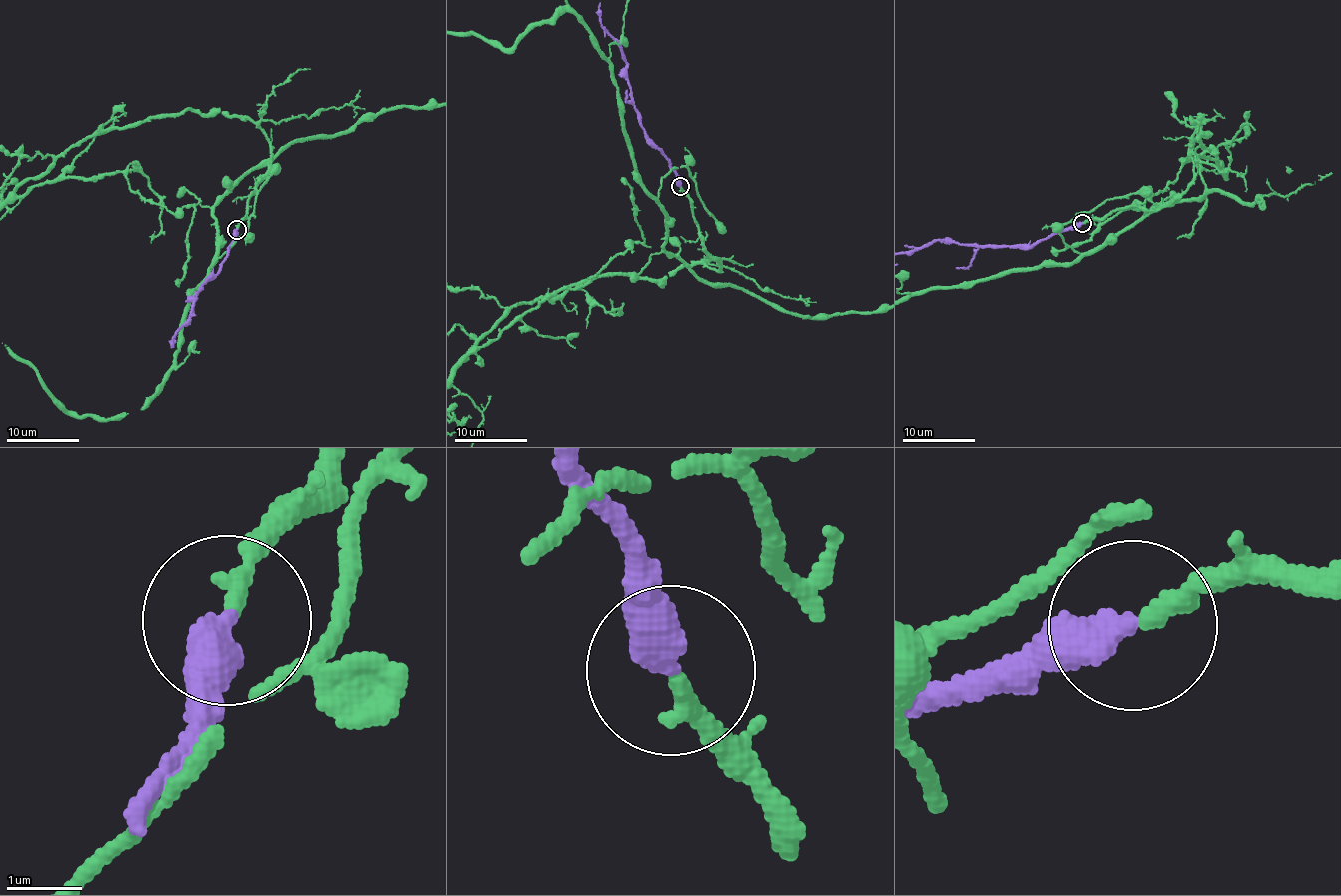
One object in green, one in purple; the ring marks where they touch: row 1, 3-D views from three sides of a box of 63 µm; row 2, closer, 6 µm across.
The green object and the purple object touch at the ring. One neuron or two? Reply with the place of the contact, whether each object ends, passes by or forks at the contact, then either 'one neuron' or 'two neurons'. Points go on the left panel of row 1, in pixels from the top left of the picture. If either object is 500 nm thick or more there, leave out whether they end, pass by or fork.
place (236, 230); green ends; purple ends; one neuron

